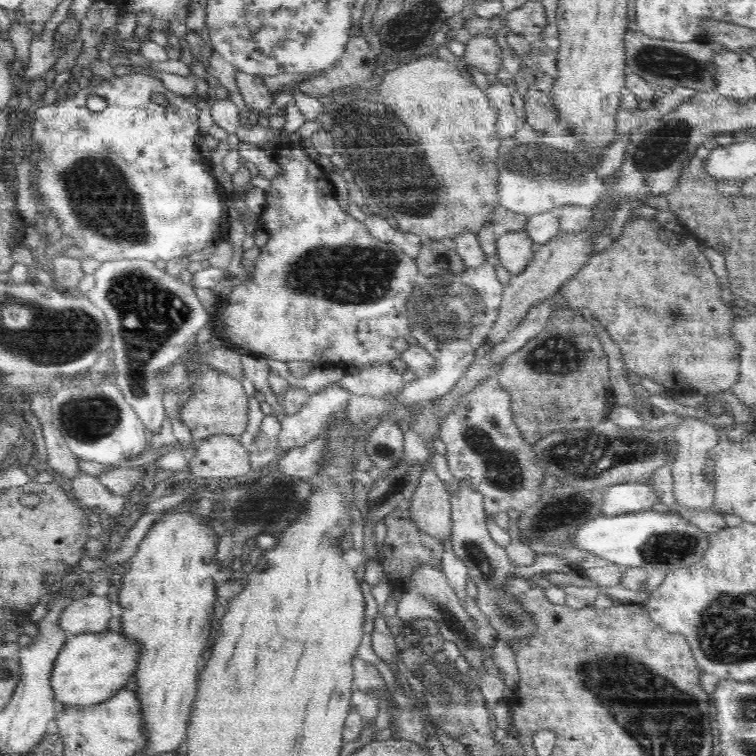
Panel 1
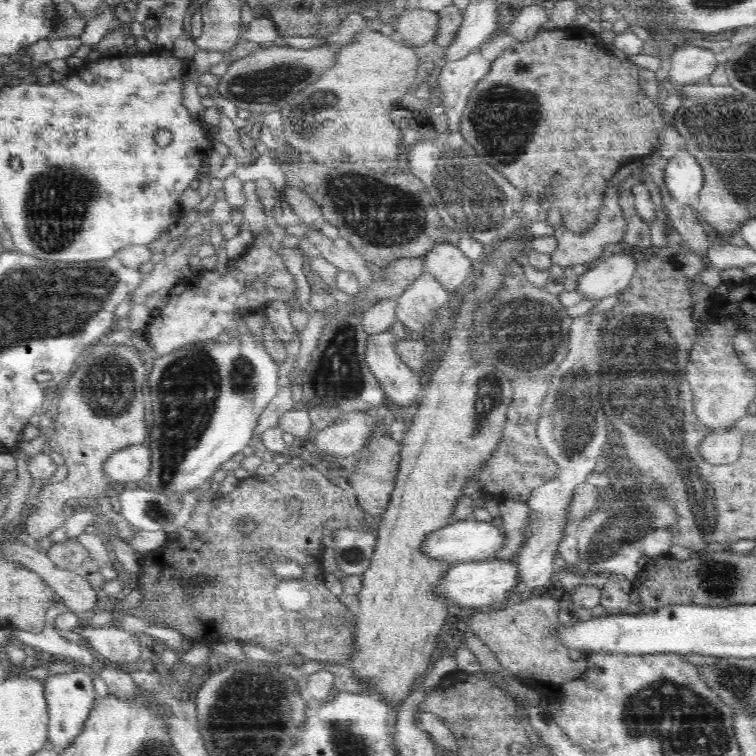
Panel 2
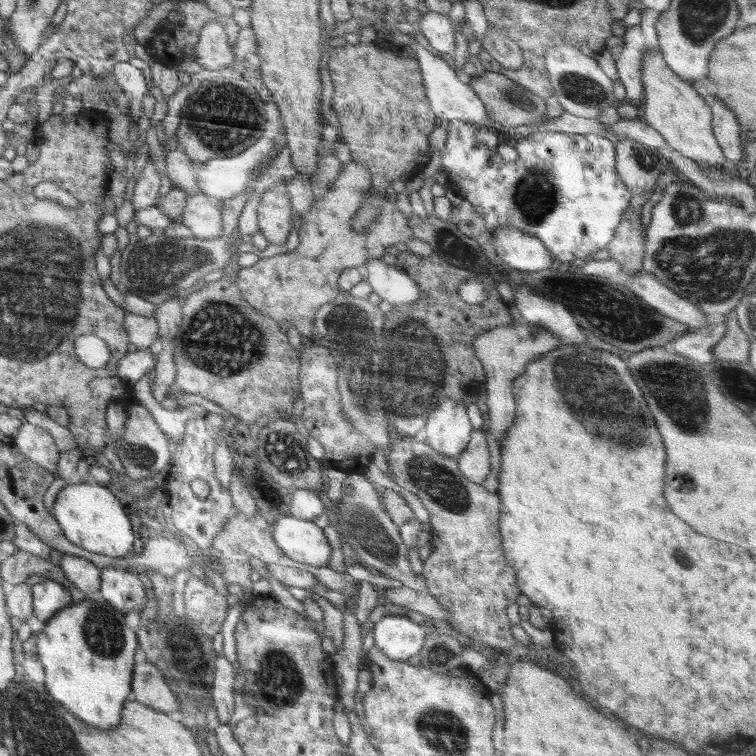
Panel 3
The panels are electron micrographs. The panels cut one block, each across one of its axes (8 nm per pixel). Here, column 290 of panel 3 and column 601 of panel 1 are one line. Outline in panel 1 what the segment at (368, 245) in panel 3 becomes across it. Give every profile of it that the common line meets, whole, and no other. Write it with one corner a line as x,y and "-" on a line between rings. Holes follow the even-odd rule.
638,218
637,220
627,221
622,231
622,235
617,242
600,254
592,255
588,262
582,266
581,270
570,277
558,290
563,300
567,301
570,309
579,310
587,308
593,312
593,316
597,318
599,324
607,330
609,336
620,347
626,368
630,368
631,375
642,375
648,379
652,379
656,384
661,384
666,389
678,390
681,393
698,393
709,401
709,396
715,396
719,392
729,390
735,385
740,378
740,358
738,357
739,346
734,342
733,334
731,334
731,326
736,318
736,310
729,306
721,296
721,288
718,277
712,271
710,262
701,252
703,244
695,238
687,236
685,233
676,234
670,230
665,230
664,226
657,221
647,220
646,218

